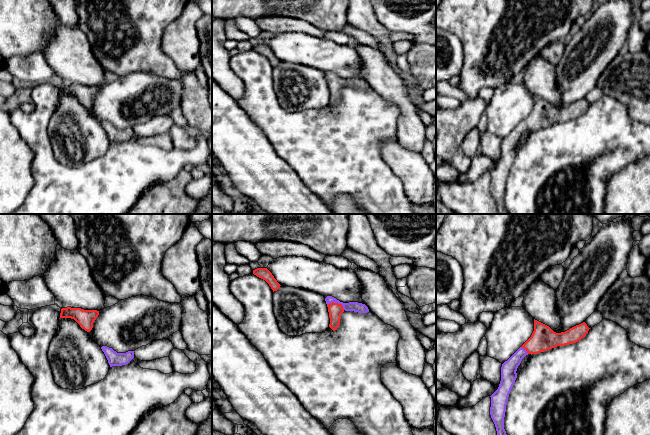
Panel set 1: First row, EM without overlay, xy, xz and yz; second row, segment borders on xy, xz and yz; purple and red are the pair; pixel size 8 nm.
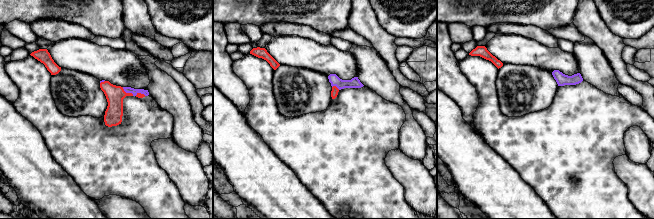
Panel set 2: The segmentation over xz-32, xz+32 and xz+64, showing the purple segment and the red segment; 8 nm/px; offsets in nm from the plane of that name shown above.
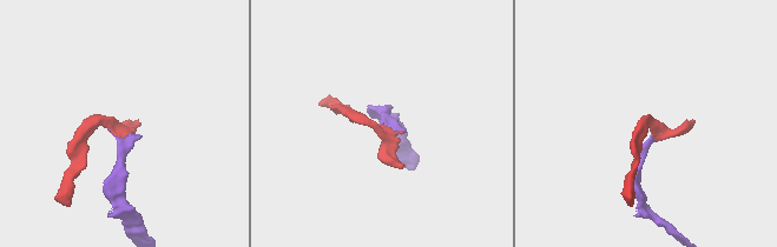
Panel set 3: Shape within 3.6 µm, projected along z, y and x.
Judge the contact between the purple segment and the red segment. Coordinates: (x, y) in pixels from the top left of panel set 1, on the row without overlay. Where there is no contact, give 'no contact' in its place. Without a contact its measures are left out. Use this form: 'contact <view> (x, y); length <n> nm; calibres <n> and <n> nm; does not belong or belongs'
contact xz (336, 78); length 150 nm; calibres 80 and 120 nm; belongs

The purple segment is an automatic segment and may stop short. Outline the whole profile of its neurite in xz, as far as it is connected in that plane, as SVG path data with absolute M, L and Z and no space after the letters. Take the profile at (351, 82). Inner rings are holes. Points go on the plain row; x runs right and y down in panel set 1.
M327 72L325 74L325 77L328 83L329 94L330 94L329 103L333 107L335 107L339 103L341 90L344 87L354 87L358 89L369 88L368 83L362 79L358 78L343 79L332 72Z

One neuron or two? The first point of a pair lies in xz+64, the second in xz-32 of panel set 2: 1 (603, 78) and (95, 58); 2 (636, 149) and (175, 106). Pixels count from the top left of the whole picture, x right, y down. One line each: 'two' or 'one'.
1: two
2: one

